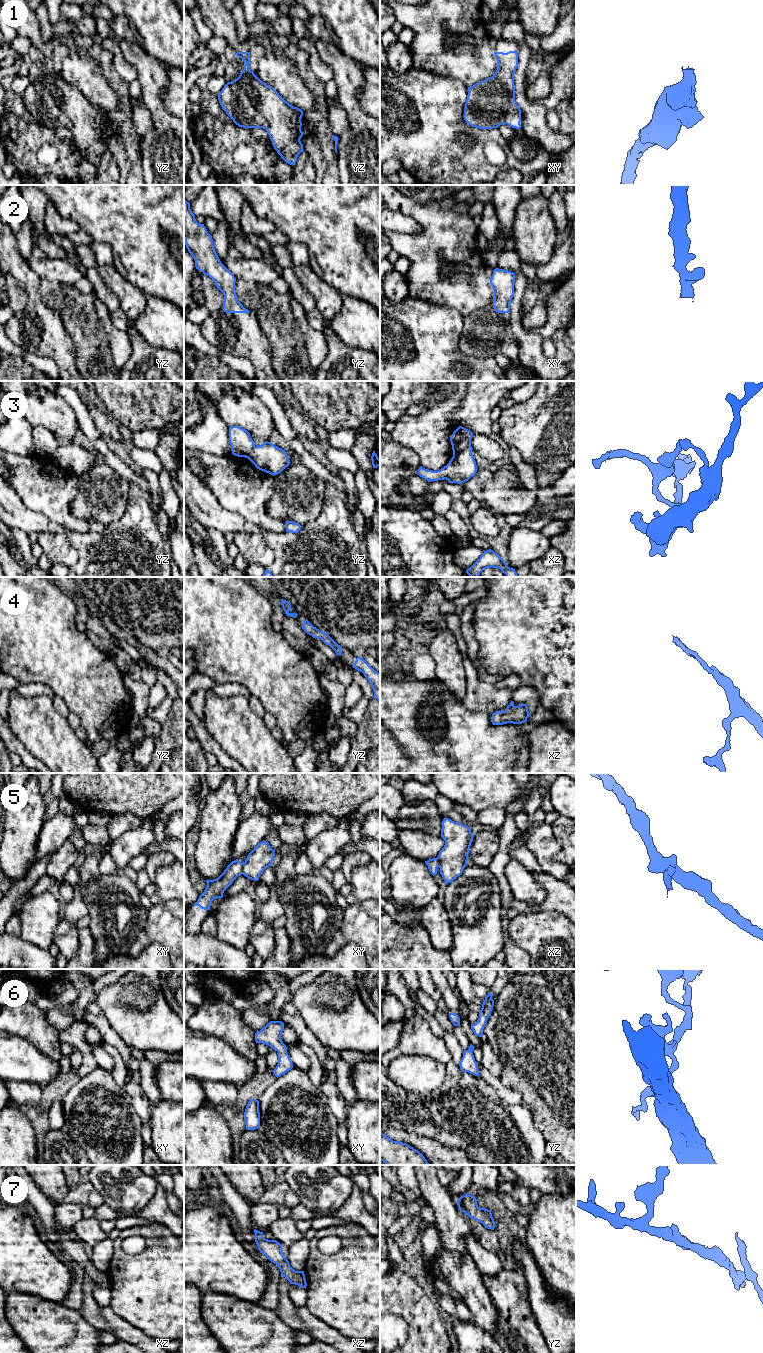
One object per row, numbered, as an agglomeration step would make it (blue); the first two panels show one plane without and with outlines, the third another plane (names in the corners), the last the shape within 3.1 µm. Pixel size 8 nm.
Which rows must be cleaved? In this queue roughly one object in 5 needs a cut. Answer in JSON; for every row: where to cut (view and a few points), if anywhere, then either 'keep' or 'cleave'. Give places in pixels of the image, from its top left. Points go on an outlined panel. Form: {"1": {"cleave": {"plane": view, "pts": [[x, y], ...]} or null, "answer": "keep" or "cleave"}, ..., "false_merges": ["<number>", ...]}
{"1": {"cleave": null, "answer": "keep"}, "2": {"cleave": null, "answer": "keep"}, "3": {"cleave": {"plane": "xz", "pts": [[470, 445], [453, 454]]}, "answer": "cleave"}, "4": {"cleave": null, "answer": "keep"}, "5": {"cleave": {"plane": "xy", "pts": [[244, 863], [242, 873]]}, "answer": "cleave"}, "6": {"cleave": null, "answer": "keep"}, "7": {"cleave": null, "answer": "keep"}, "false_merges": ["3", "5"]}

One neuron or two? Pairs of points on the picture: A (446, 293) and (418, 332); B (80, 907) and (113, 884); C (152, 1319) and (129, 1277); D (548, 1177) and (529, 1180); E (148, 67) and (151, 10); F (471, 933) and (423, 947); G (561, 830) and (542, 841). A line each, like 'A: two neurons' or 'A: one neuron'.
A: two neurons
B: two neurons
C: one neuron
D: one neuron
E: two neurons
F: two neurons
G: two neurons

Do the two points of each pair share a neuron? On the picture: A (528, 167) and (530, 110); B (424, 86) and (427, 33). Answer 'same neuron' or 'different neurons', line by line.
A: different neurons
B: different neurons

